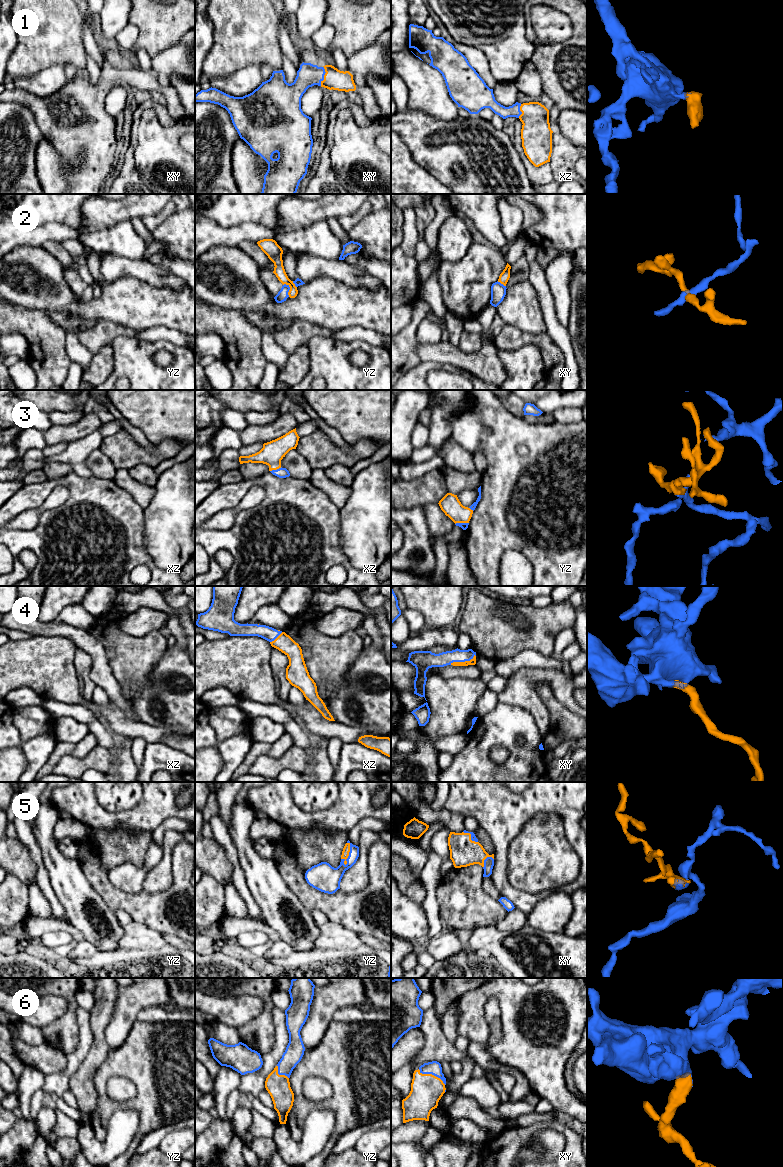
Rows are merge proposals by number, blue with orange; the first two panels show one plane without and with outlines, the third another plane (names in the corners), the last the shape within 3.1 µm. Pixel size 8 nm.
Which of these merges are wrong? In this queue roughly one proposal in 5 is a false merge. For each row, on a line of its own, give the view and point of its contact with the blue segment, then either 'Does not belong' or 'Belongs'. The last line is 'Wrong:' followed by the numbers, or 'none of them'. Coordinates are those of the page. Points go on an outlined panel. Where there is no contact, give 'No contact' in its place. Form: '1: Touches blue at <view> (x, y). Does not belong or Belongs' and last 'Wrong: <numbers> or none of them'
1: Touches blue at xy (323, 76). Belongs
2: Touches blue at yz (289, 289). Does not belong
3: Touches blue at yz (461, 523). Belongs
4: Touches blue at xy (462, 661). Belongs
5: Touches blue at yz (349, 854). Belongs
6: Touches blue at xy (432, 1074). Belongs
Wrong: 2

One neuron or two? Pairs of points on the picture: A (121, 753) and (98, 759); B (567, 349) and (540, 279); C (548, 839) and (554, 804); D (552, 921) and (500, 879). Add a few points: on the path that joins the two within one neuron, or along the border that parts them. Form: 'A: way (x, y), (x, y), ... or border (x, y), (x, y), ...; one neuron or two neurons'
A: border (112, 751), (114, 768); two neurons
B: way (557, 332), (550, 318), (545, 296); one neuron
C: border (530, 818), (538, 813), (555, 813), (565, 832); two neurons
D: border (550, 892), (527, 915); two neurons

